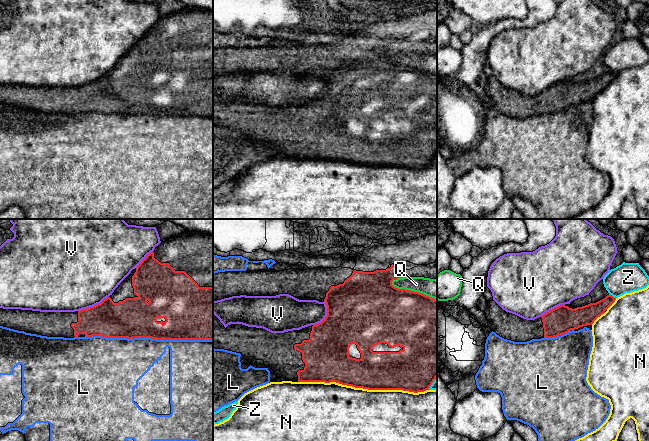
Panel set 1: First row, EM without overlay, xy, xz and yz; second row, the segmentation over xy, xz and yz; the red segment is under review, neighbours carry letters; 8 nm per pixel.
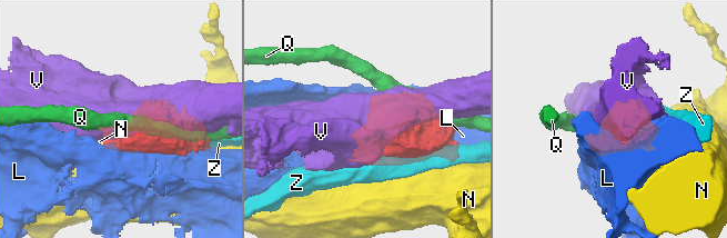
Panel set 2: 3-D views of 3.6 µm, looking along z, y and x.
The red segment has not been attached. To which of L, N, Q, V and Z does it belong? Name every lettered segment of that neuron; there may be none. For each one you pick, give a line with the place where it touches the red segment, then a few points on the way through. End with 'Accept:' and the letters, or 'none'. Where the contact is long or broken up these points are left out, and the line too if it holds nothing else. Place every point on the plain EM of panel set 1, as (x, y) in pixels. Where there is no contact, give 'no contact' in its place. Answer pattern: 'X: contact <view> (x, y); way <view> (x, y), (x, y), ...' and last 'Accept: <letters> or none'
Accept: none

